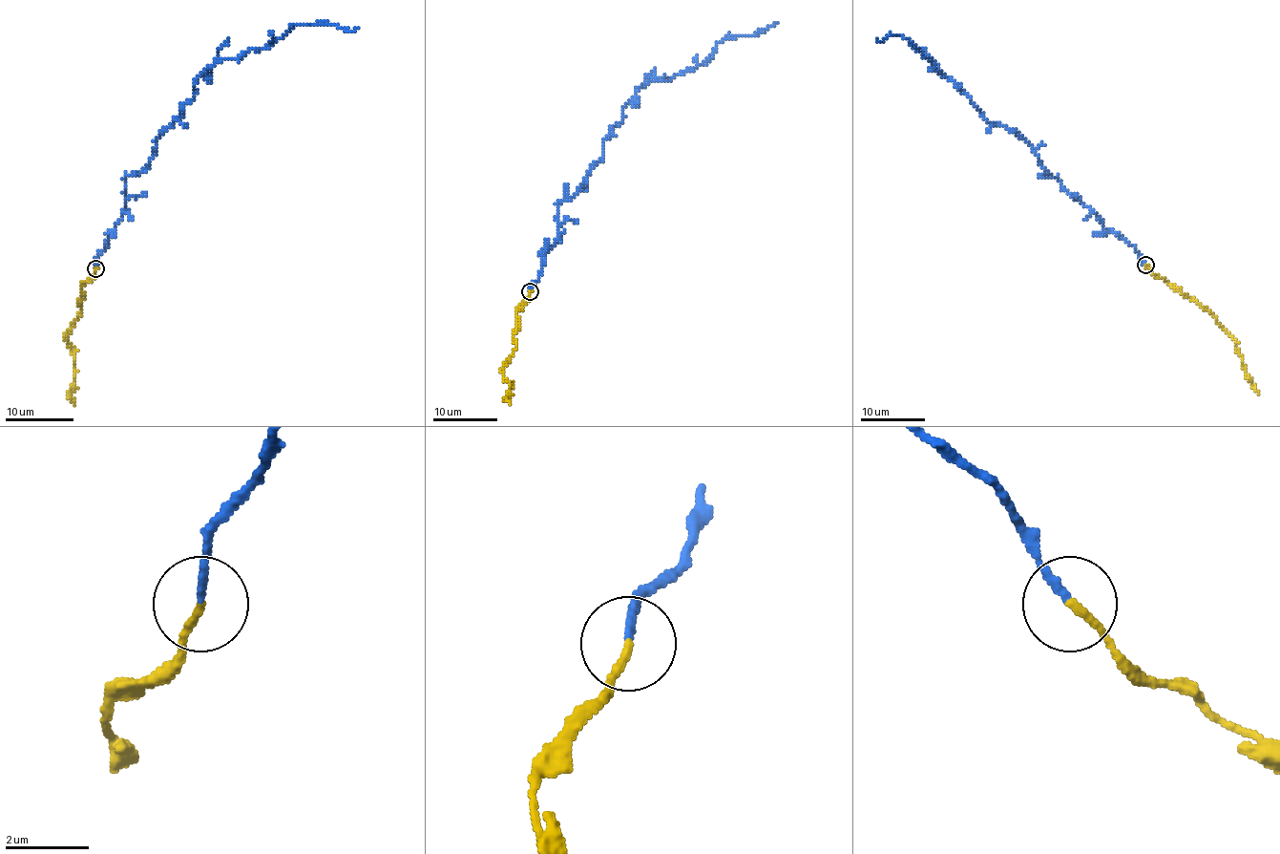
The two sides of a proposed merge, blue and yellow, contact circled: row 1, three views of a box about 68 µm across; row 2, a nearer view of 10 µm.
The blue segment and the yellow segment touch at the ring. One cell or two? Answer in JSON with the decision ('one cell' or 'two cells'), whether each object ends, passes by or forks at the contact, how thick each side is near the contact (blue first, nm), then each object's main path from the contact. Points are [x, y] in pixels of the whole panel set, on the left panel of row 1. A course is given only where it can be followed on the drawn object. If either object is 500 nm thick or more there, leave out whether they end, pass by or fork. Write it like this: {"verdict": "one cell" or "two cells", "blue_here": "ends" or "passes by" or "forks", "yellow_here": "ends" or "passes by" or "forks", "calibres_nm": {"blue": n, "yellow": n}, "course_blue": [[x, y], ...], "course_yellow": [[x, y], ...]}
{"verdict": "two cells", "blue_here": "ends", "yellow_here": "ends", "calibres_nm": {"blue": 170, "yellow": 190}, "course_blue": [[95, 268], [124, 210], [124, 178], [147, 167], [156, 140], [212, 65], [268, 48], [296, 24], [359, 27]], "course_yellow": [[95, 268], [80, 288], [80, 313], [65, 337], [73, 352], [74, 374], [70, 399], [74, 402]]}

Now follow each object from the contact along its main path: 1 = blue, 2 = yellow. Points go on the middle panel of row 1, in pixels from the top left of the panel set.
1: (530, 290), (557, 239), (557, 204), (586, 181), (640, 88), (693, 71), (719, 43), (778, 22)
2: (530, 291), (515, 314), (515, 350), (500, 371), (511, 387), (506, 398), (511, 403)

